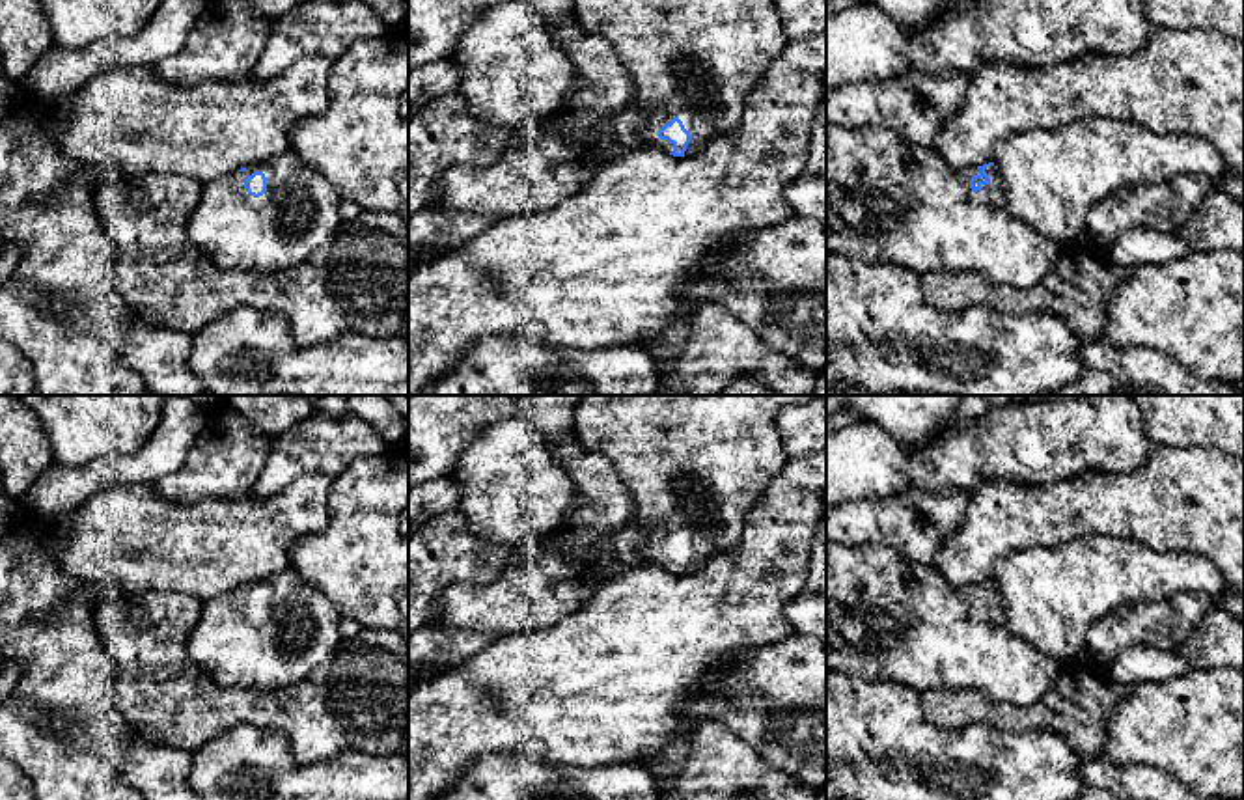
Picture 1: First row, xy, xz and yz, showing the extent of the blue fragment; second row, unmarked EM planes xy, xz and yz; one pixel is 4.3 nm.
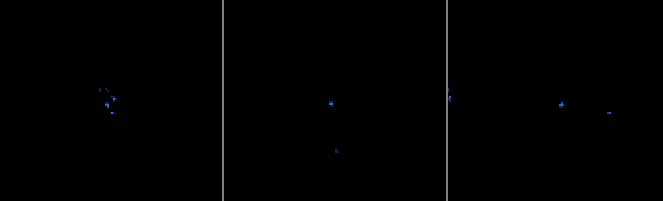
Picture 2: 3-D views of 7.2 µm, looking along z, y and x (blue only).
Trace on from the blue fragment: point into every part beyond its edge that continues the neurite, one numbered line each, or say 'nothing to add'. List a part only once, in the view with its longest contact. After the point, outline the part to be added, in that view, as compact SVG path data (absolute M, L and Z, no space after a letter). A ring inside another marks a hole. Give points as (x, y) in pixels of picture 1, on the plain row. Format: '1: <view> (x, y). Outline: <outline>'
1: xz (694, 465). Outline: M580 395L574 405L573 433L586 451L599 453L614 464L619 479L629 490L632 502L630 518L638 522L645 531L645 539L640 545L642 563L660 565L662 569L671 571L673 561L660 558L658 548L673 535L679 535L692 554L690 561L686 563L684 574L692 574L705 569L707 561L714 556L729 554L740 545L746 513L755 505L763 490L787 464L789 457L783 449L783 442L776 427L778 412L785 407L808 405L817 397L821 395Z

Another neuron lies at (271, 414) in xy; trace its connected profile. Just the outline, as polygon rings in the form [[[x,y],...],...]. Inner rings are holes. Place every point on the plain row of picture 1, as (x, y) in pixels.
[[[228,395],[228,403],[269,440],[313,412],[306,395]]]

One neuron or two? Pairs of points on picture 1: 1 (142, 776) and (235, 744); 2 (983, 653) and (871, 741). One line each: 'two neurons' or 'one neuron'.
1: two neurons
2: two neurons

